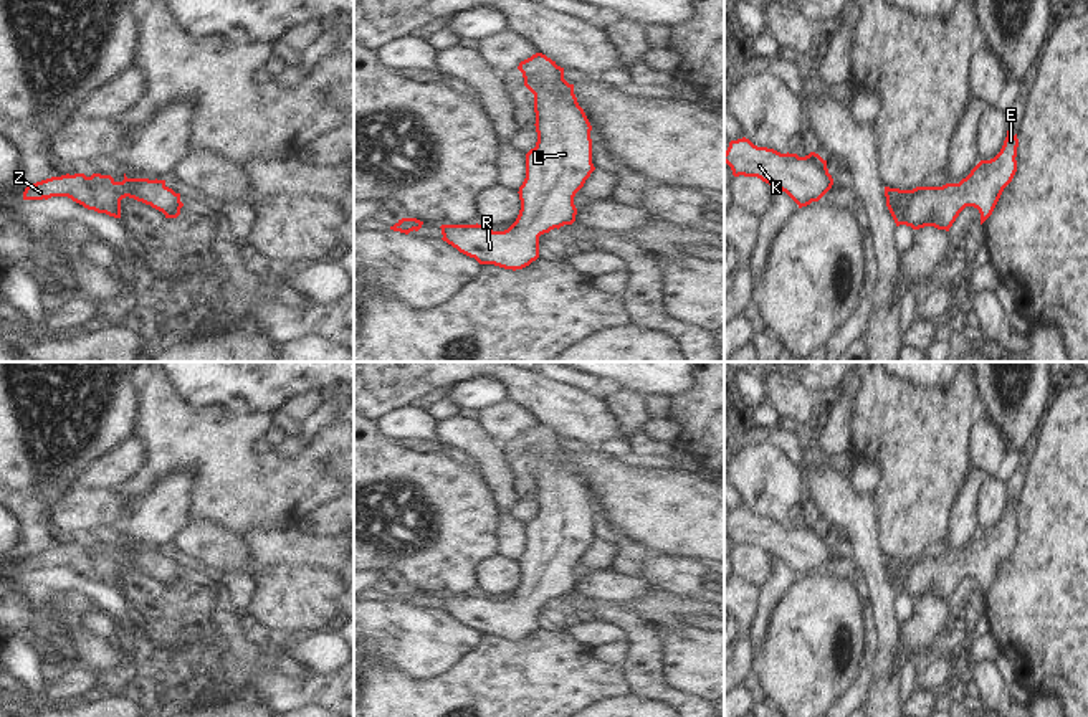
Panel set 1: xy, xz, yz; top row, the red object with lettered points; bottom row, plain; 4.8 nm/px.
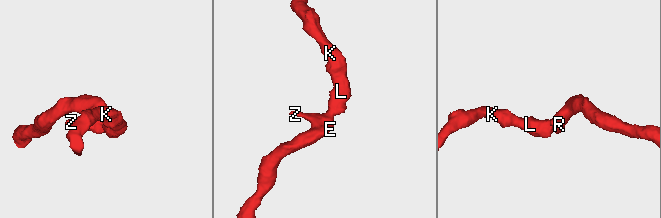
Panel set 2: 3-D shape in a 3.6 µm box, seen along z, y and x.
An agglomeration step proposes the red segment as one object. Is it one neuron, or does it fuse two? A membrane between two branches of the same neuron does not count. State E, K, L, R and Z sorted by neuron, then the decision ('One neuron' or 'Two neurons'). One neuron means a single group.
Groups: E K L R Z. One neuron

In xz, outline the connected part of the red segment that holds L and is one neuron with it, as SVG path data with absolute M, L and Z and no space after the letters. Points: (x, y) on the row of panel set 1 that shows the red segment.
M542 53L519 63L524 86L534 94L536 147L526 154L526 178L519 187L521 210L516 221L504 231L493 231L489 225L441 225L443 241L480 264L504 269L523 269L539 258L539 236L554 228L572 225L577 208L575 193L595 170L592 164L592 126L579 106L574 84L564 79L564 68Z

